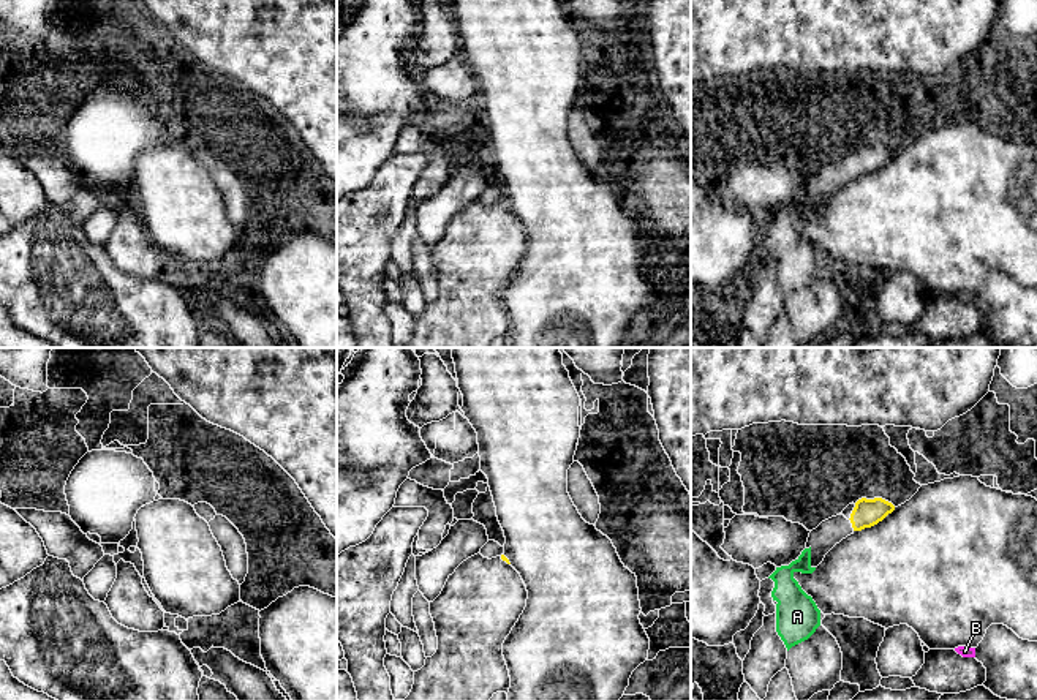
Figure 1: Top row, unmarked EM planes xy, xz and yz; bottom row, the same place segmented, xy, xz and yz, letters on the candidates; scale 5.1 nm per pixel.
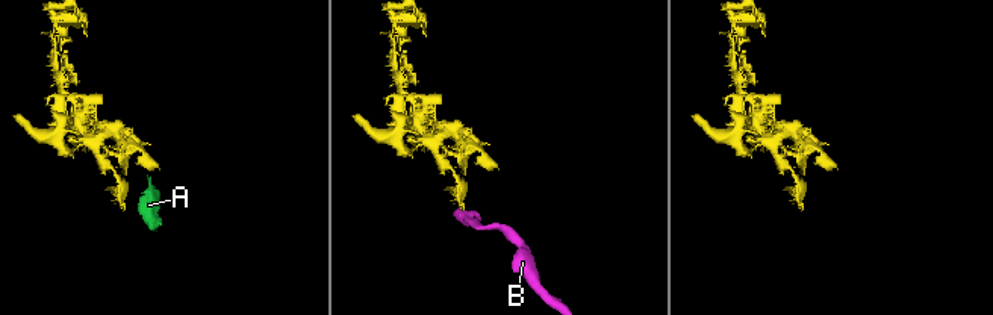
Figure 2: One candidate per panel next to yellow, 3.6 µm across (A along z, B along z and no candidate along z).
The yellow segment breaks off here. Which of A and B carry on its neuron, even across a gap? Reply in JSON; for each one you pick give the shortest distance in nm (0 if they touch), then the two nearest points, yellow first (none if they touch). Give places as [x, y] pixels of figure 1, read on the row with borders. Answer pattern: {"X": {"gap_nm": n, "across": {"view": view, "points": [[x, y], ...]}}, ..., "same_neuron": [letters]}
{"A": {"gap_nm": 240, "across": {"view": "yz", "points": [[852, 526], [810, 547]]}}, "same_neuron": ["A"]}

